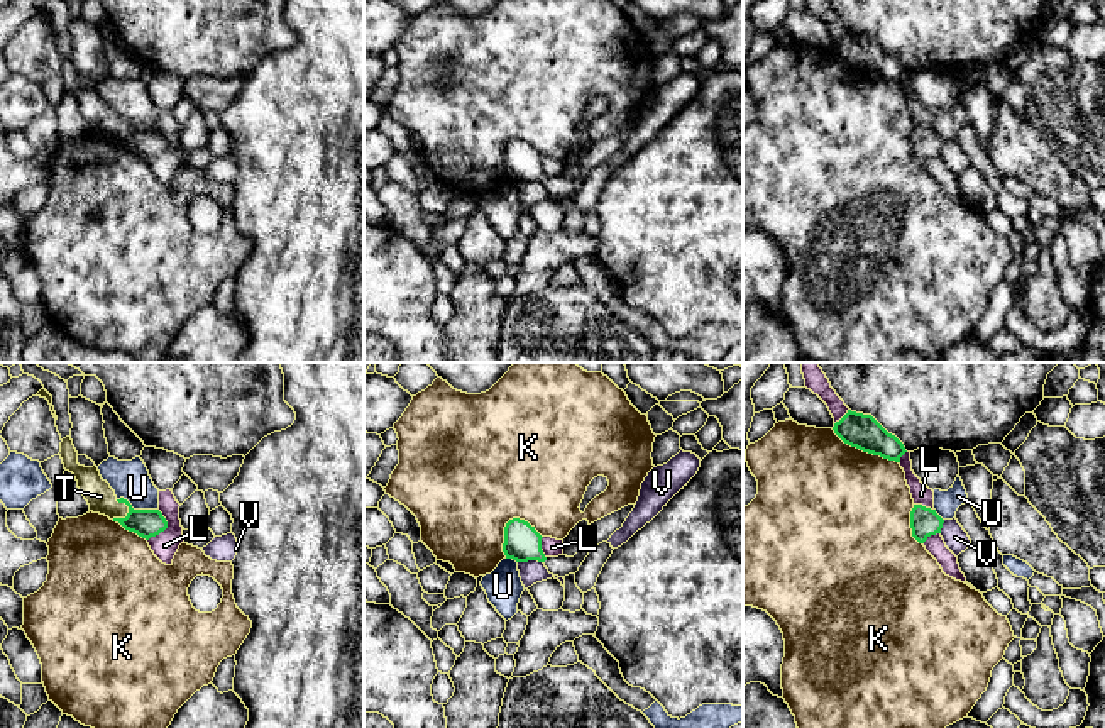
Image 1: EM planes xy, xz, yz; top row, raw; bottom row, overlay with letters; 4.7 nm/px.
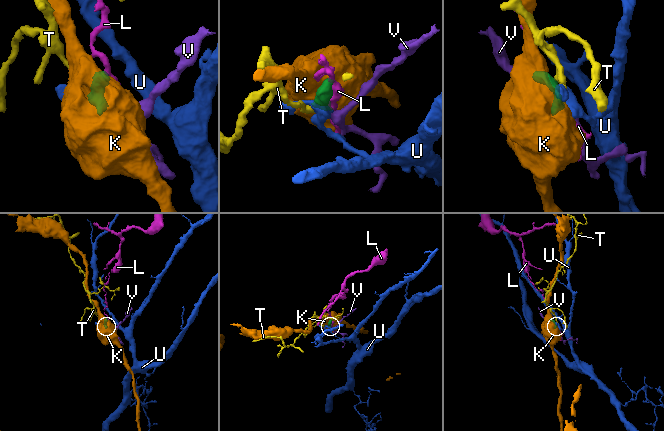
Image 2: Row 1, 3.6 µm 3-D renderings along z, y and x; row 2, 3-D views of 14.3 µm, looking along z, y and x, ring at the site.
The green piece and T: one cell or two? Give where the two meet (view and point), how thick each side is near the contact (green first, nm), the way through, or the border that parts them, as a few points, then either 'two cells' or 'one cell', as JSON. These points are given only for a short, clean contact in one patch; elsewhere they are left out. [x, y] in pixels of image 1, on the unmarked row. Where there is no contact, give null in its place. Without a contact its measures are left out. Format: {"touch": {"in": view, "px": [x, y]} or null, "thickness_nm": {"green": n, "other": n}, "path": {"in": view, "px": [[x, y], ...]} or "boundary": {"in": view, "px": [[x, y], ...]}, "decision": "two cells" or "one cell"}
{"touch": {"in": "xy", "px": [129, 131]}, "thickness_nm": {"green": 140, "other": 140}, "path": {"in": "xy", "px": [[146, 144], [129, 131], [115, 131], [100, 117]]}, "decision": "one cell"}

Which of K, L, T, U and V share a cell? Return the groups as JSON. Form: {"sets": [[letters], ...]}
{"sets": [["K"], ["L"], ["T"], ["U"], ["V"]]}

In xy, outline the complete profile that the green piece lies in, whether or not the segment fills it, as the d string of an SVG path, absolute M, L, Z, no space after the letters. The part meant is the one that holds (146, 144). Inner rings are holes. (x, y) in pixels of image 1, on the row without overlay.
M71 58L63 59L59 76L64 90L74 95L90 132L108 137L146 161L168 149L168 142L159 130L134 130L127 120L115 117L110 105L102 100L96 86L80 86Z

